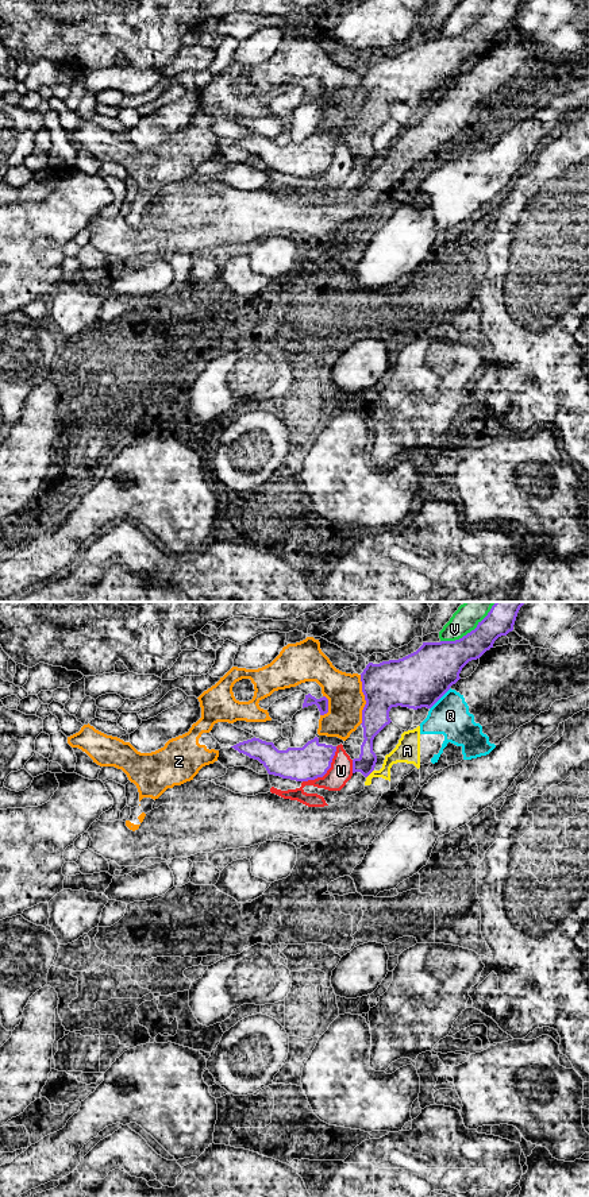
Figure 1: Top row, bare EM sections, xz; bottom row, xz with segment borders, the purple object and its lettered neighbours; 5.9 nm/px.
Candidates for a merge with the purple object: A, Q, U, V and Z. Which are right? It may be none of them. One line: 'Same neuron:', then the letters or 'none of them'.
Same neuron: none of them

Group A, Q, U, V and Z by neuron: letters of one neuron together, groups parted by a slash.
A Q / U / V / Z

